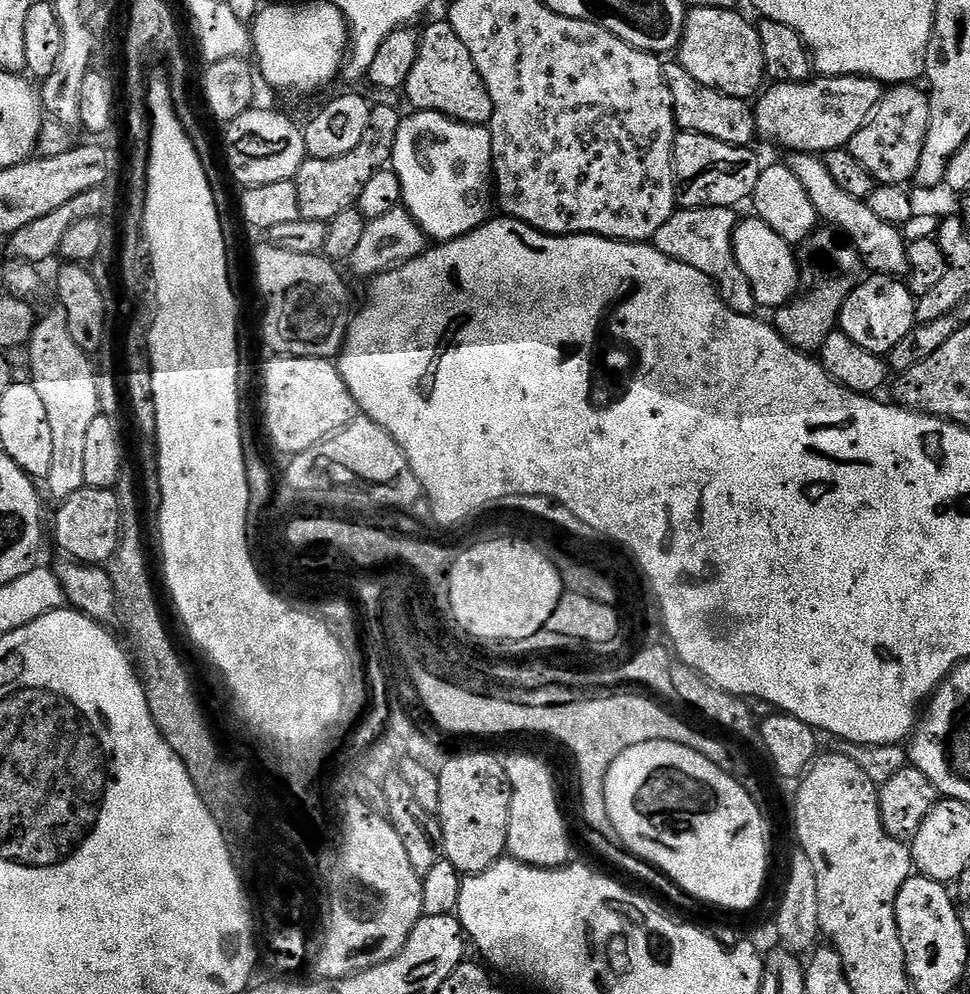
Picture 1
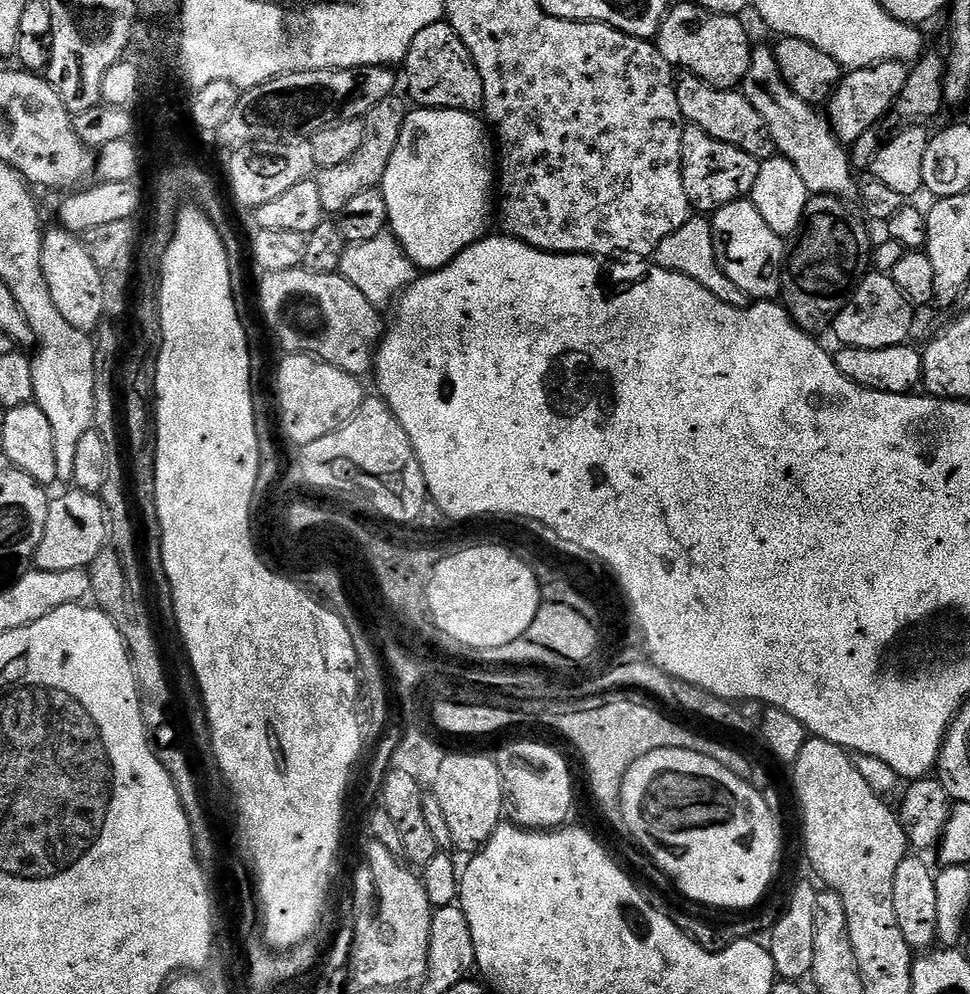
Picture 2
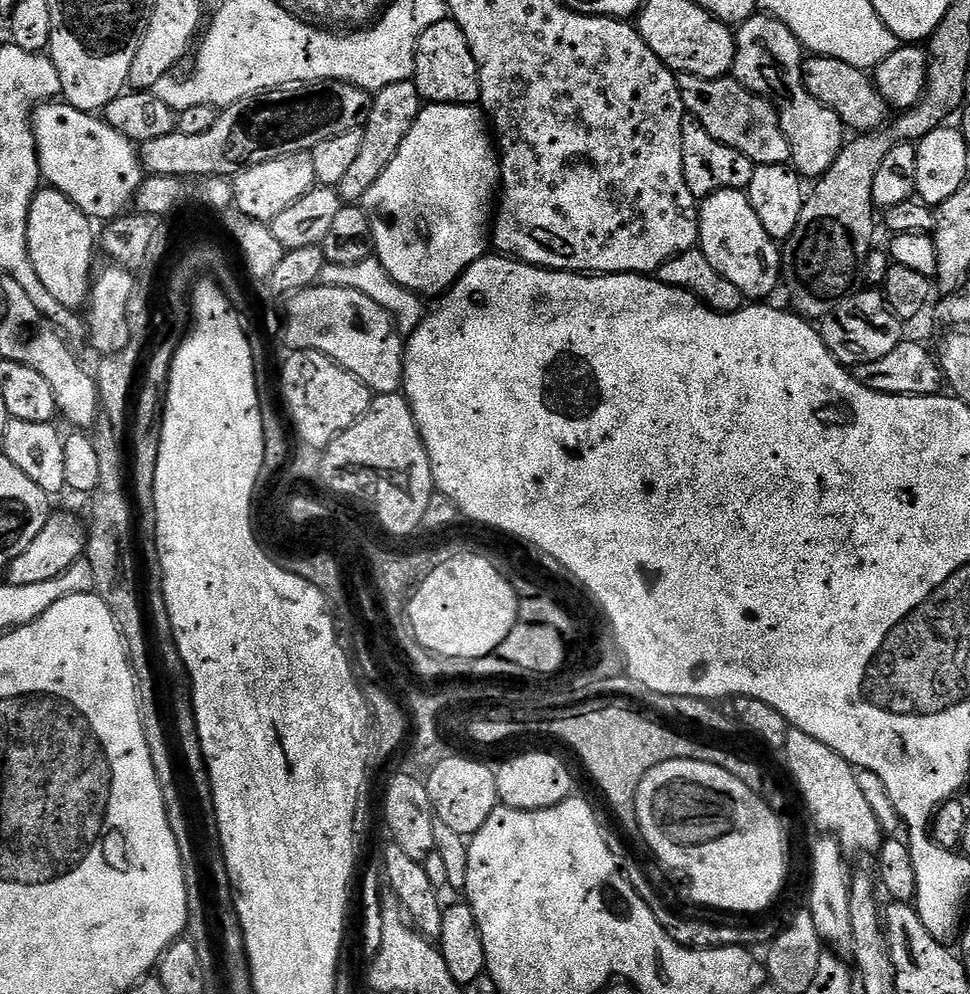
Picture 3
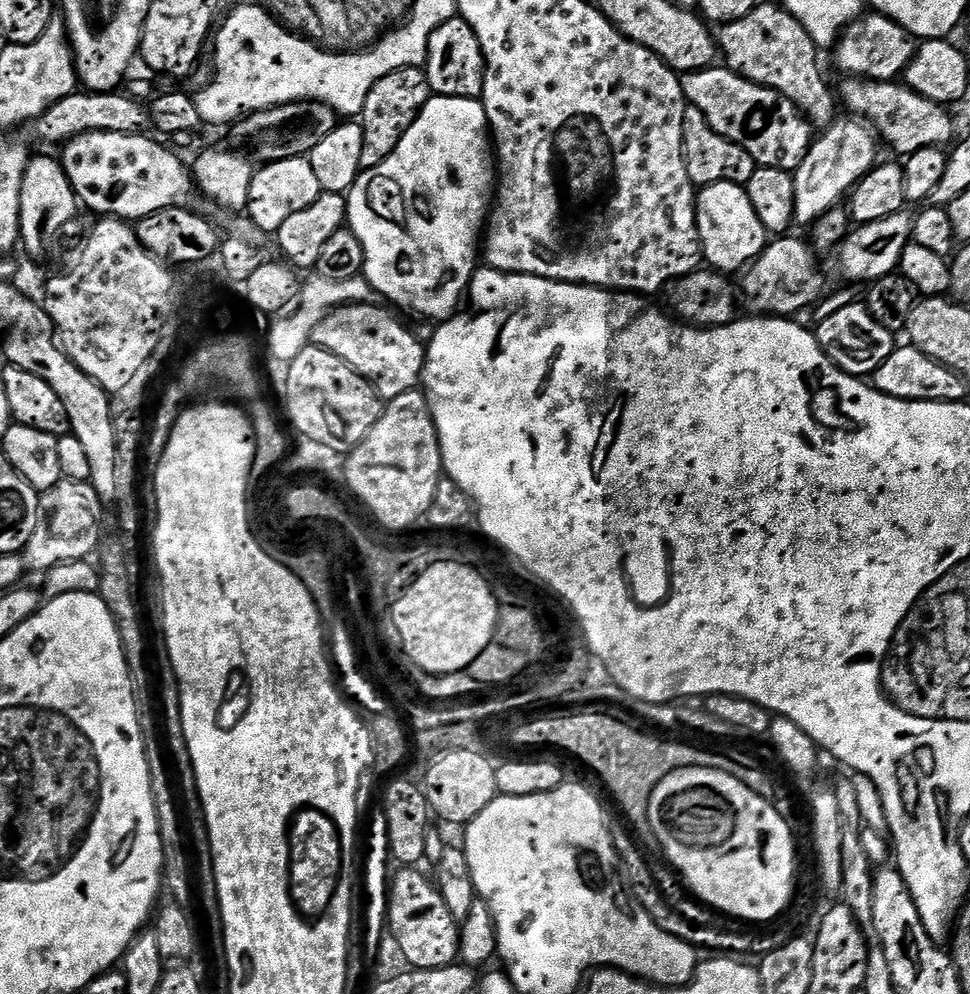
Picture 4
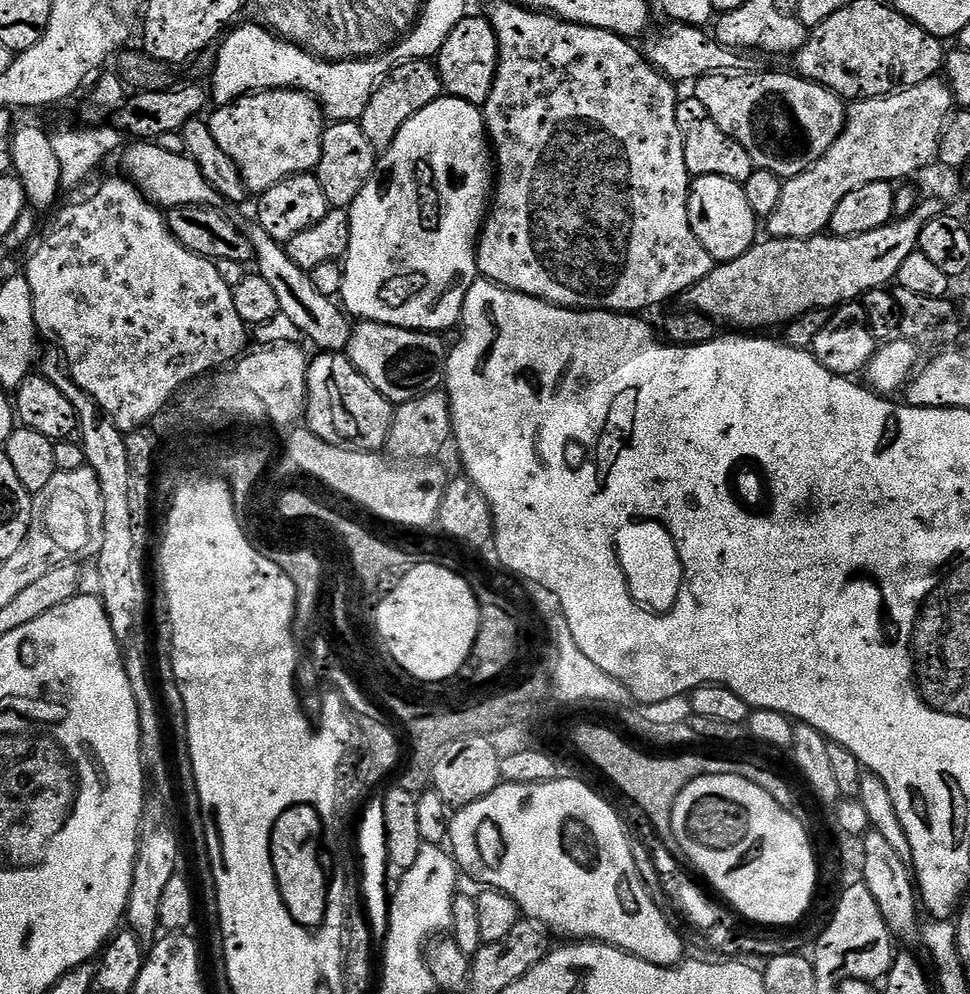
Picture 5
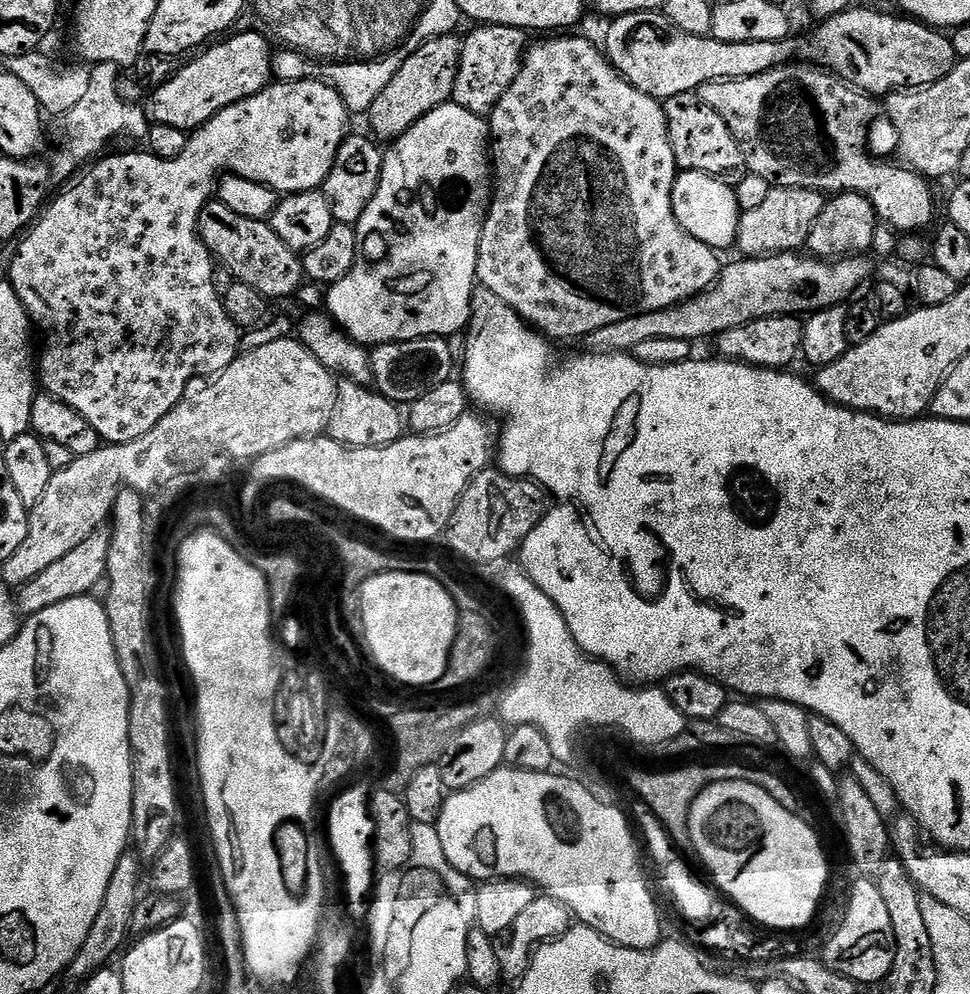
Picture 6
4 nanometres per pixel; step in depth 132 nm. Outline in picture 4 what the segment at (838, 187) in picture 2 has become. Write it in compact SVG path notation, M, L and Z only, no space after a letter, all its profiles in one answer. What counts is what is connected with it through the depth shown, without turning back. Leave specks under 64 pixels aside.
M757 3L756 9L738 22L723 25L718 32L723 63L750 82L778 90L800 109L813 129L823 130L837 119L838 100L820 73L816 44L806 30L783 7Z

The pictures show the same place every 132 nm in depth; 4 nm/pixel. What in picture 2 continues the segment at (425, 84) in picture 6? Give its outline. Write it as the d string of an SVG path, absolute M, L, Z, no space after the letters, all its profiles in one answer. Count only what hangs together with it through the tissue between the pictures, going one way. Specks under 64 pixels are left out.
M394 94L390 98L382 98L374 110L370 110L364 125L362 146L346 162L338 166L321 168L315 173L314 179L318 182L318 191L322 201L322 210L326 214L338 214L362 191L371 188L379 189L384 183L386 166L390 166L390 157L394 154L394 146L398 146L398 138L402 135L402 126L406 122L410 111L405 97Z

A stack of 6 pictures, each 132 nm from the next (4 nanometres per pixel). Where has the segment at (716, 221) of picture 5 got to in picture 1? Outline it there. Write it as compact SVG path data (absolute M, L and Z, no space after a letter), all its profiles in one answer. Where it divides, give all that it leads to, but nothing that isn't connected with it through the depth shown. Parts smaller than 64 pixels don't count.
M759 218L741 219L732 236L732 245L738 266L754 290L754 298L761 309L775 310L784 307L797 295L800 288L800 265L796 262L793 245L787 244L766 222Z

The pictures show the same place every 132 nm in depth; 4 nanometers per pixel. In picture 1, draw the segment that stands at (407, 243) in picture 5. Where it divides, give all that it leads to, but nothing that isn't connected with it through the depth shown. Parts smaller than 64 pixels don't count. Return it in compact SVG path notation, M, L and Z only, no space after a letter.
M416 110L411 114L413 116L405 115L401 119L390 161L390 168L401 183L403 207L407 208L429 241L457 240L487 224L494 212L492 133L487 127L462 124L437 112Z

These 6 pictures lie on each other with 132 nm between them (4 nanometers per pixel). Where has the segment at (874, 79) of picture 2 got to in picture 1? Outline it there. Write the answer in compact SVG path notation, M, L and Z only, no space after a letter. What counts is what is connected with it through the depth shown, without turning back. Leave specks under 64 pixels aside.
M820 76L805 80L803 84L773 83L771 87L754 104L757 133L788 148L789 153L811 152L813 154L823 154L847 146L854 138L854 134L858 134L858 130L862 130L862 126L866 126L871 120L872 113L876 111L886 91L885 85L878 80L871 80L868 76Z

